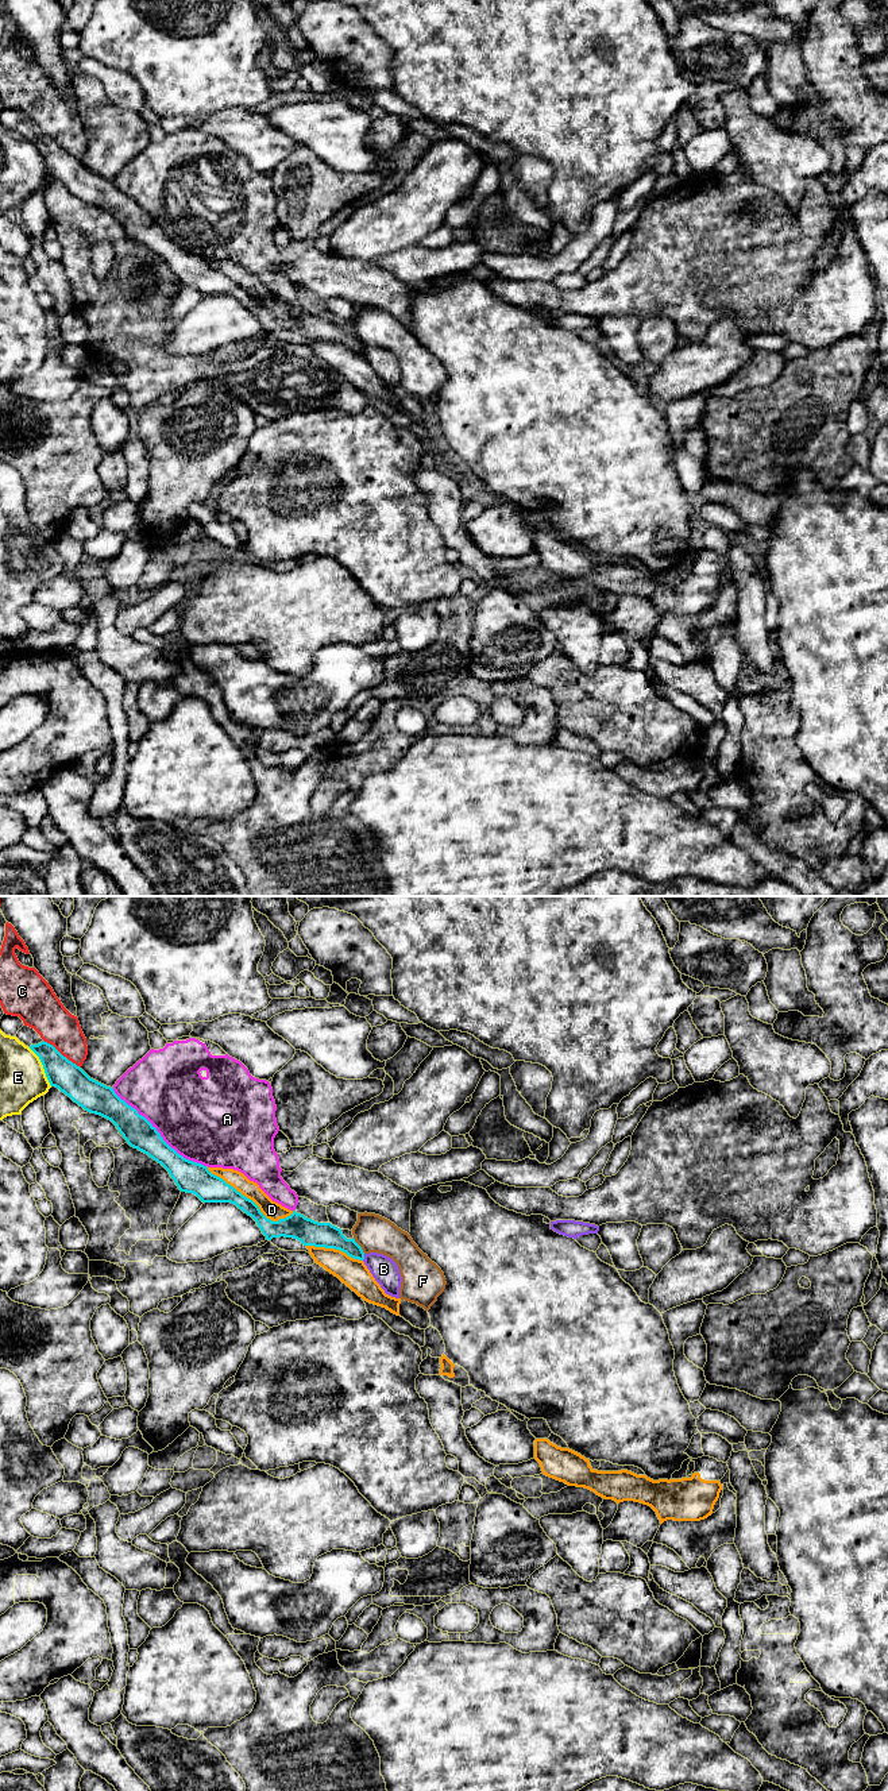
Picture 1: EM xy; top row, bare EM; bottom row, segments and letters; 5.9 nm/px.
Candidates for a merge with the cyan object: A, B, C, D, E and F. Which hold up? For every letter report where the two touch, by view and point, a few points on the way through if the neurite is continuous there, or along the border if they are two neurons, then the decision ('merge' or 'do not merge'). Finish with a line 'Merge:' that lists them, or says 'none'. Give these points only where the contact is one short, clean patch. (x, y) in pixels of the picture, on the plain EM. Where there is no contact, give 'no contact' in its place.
A: xy (158, 226) | do not merge
B: xy (363, 350) | along xy (365, 347), (362, 352) | do not merge
C: xy (61, 147) | do not merge
D: xy (248, 292) | do not merge
E: xy (43, 159) | do not merge
F: xy (359, 339) | along xy (352, 331), (365, 346) | do not merge
Merge: none

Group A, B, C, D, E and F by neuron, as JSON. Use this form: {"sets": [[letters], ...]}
{"sets": [["A"], ["B"], ["C"], ["D"], ["E"], ["F"]]}

